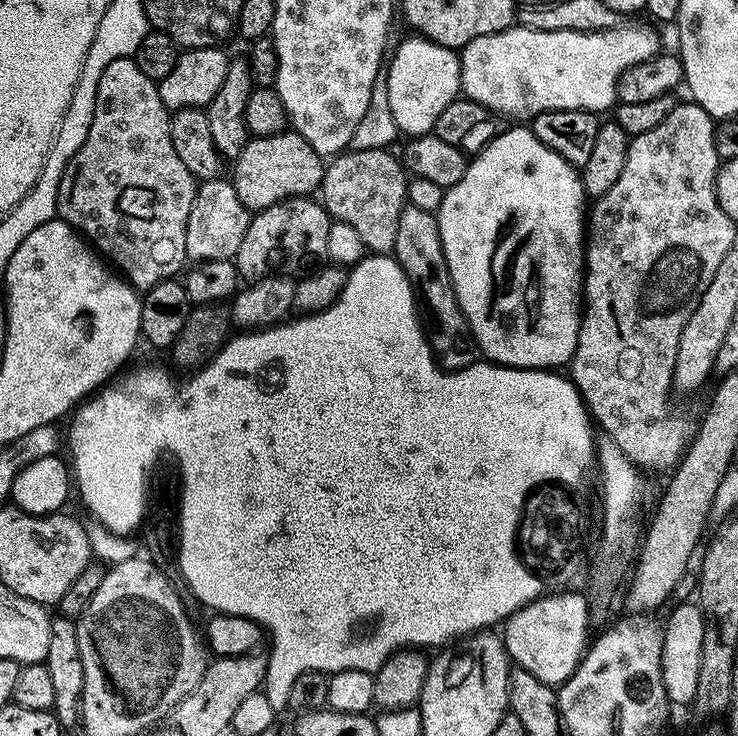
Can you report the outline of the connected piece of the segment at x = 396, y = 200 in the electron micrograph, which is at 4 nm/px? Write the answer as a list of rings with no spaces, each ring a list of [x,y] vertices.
[[[388,148],[345,150],[327,161],[324,182],[318,189],[324,208],[333,221],[341,220],[351,226],[362,237],[365,249],[372,254],[392,252],[398,234],[398,218],[408,198],[406,169],[390,153]]]

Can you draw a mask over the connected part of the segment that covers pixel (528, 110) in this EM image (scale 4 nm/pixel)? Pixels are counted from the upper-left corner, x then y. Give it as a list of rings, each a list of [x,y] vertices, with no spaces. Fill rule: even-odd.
[[[513,26],[502,30],[498,34],[486,34],[482,38],[474,38],[474,42],[467,44],[459,53],[461,66],[460,87],[463,95],[469,100],[486,106],[491,112],[497,113],[504,118],[507,118],[507,116],[525,116],[525,118],[531,118],[537,116],[540,112],[549,112],[550,110],[582,110],[583,112],[603,113],[603,108],[609,107],[611,109],[617,103],[616,84],[620,81],[621,74],[626,70],[630,70],[630,66],[634,66],[638,62],[646,62],[651,56],[657,55],[662,48],[660,36],[654,29],[624,27],[617,26],[610,30],[602,30],[601,32],[571,32],[570,30],[535,32],[523,26]]]

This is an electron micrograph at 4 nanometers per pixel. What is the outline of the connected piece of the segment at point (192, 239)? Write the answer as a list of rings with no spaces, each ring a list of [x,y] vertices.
[[[217,178],[205,180],[197,187],[196,197],[190,206],[190,218],[186,222],[186,250],[188,260],[203,262],[205,260],[232,260],[246,238],[250,219],[250,210],[238,198],[231,179]]]

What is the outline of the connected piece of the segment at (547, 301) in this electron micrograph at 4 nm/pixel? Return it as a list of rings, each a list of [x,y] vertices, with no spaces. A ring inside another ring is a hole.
[[[527,127],[501,131],[490,143],[469,159],[462,182],[447,189],[438,211],[435,213],[438,230],[442,238],[442,250],[446,254],[446,266],[450,270],[452,285],[460,303],[460,309],[472,327],[472,339],[481,353],[489,361],[510,368],[534,368],[537,370],[556,370],[571,361],[578,346],[578,330],[582,315],[584,298],[584,269],[586,267],[586,197],[577,169],[568,164],[561,156],[554,154]]]

